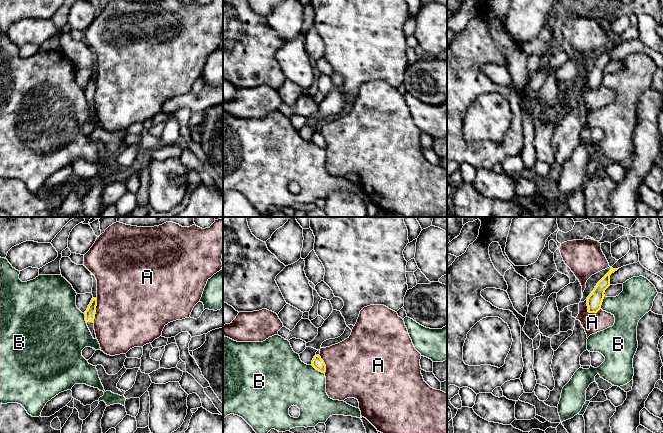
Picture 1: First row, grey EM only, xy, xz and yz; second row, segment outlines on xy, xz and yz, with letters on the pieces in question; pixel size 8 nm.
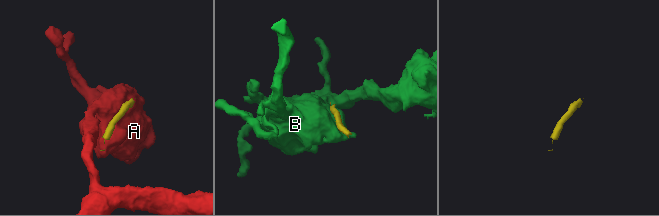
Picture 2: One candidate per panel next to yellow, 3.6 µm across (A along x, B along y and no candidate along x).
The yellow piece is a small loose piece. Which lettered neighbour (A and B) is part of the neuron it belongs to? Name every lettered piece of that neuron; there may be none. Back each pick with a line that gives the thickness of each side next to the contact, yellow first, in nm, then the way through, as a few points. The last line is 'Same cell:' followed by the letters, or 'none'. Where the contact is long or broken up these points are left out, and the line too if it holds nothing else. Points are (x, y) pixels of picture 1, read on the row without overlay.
Same cell: none

